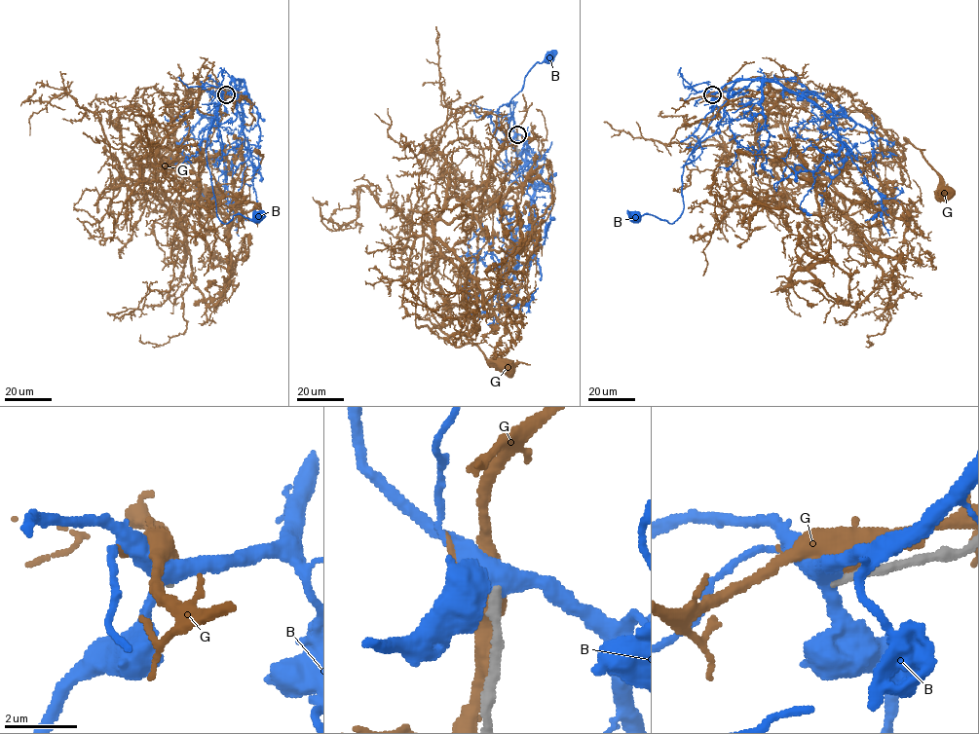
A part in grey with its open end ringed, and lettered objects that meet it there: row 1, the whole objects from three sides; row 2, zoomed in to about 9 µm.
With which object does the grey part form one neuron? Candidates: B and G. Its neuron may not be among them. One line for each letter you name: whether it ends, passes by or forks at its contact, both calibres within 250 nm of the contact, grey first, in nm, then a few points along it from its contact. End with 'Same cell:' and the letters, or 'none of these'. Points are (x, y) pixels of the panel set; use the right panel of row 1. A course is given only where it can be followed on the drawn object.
Same cell: none of these

